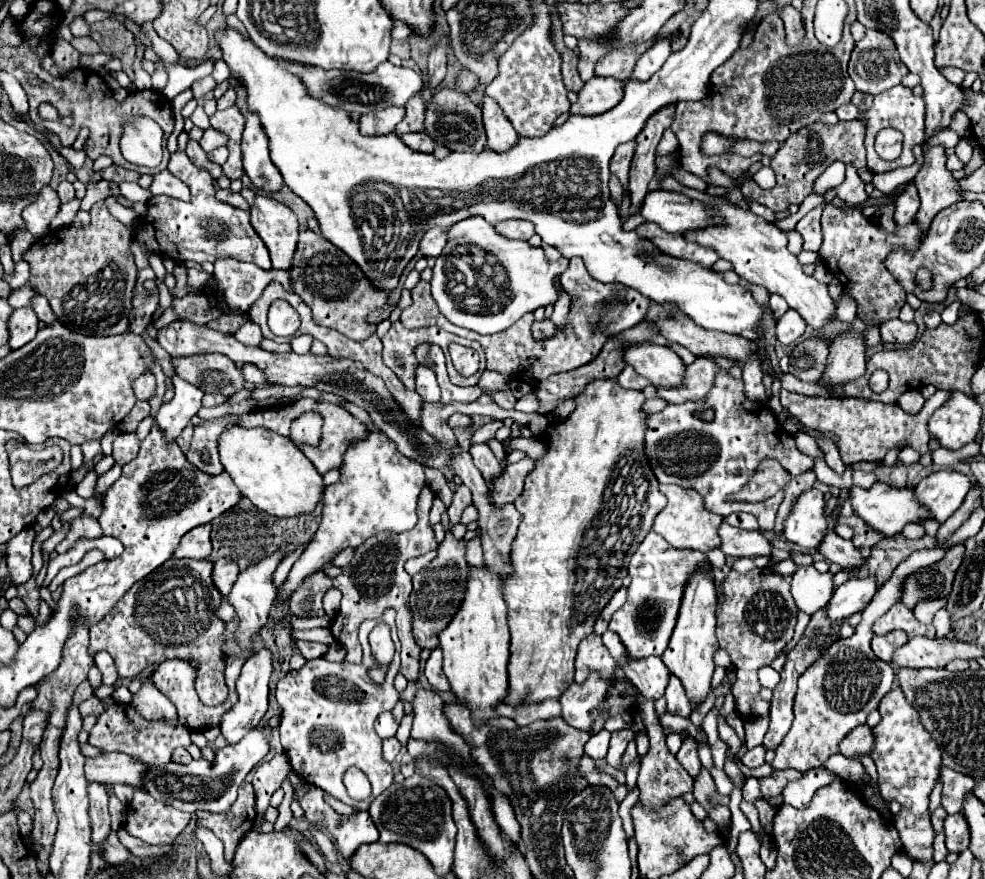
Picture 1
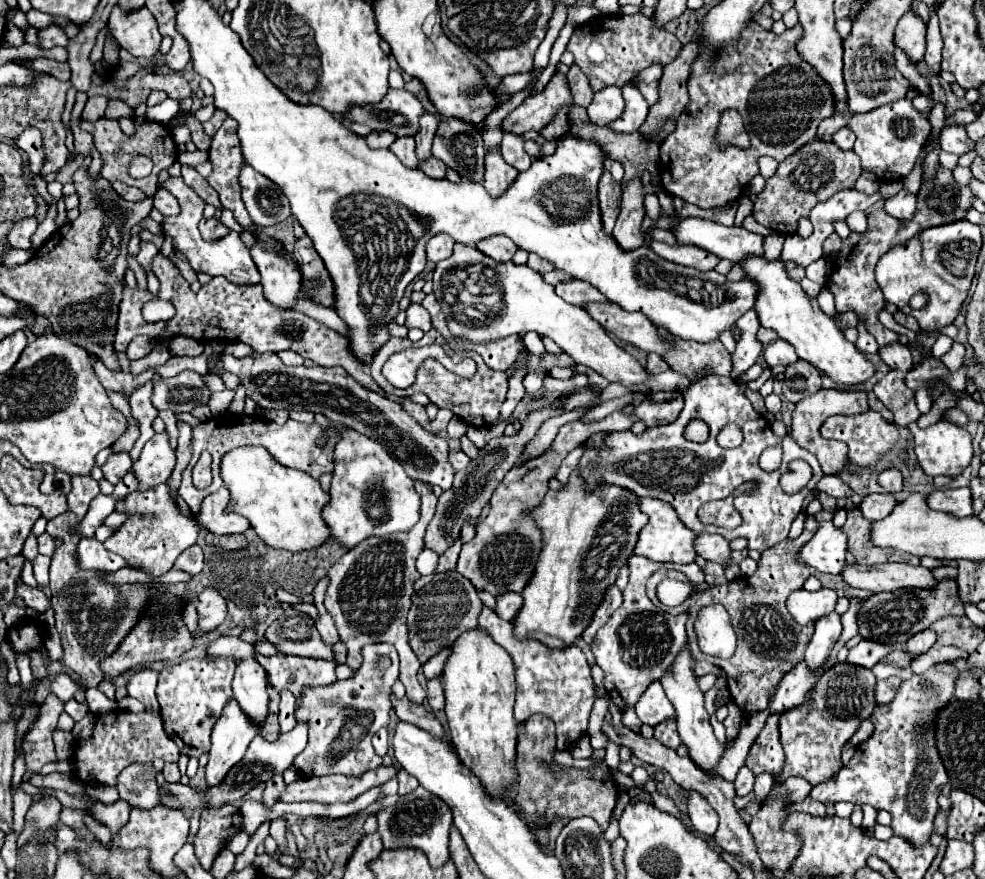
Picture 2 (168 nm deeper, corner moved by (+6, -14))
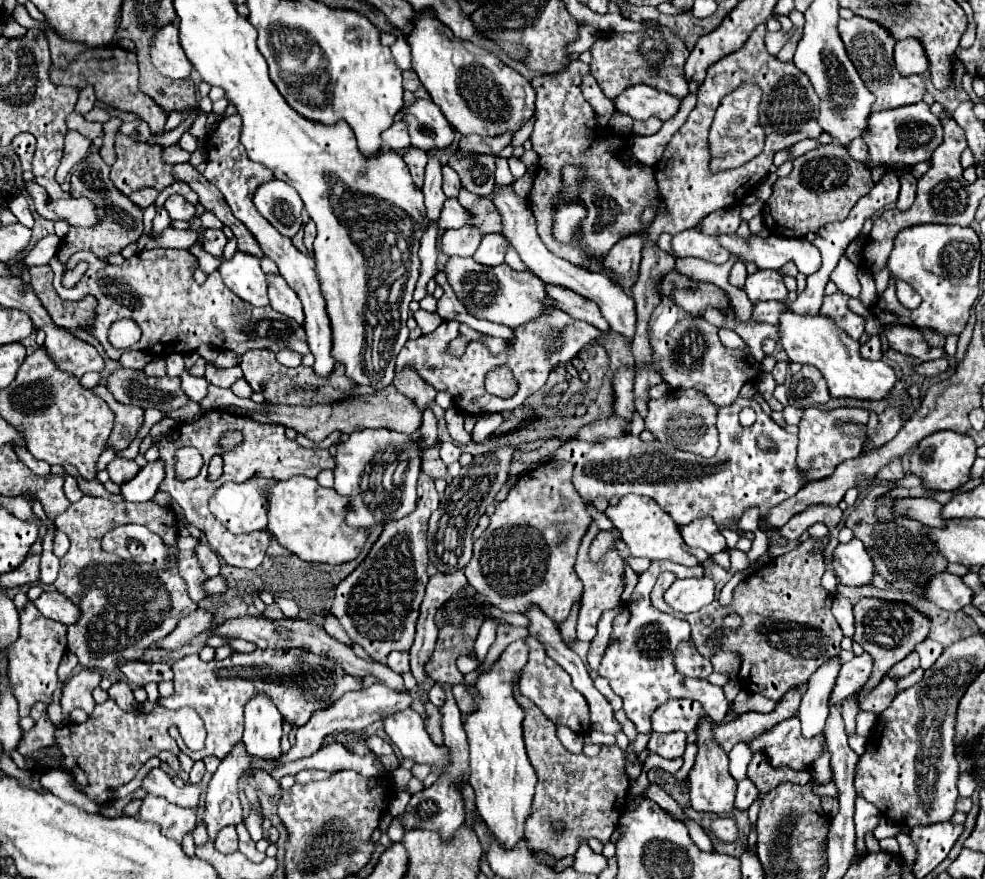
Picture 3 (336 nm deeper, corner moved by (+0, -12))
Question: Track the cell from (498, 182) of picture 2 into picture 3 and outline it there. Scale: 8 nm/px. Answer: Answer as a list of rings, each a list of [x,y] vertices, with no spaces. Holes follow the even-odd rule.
[[[500,186],[500,194],[494,200],[496,208],[500,210],[502,216],[502,226],[504,226],[504,236],[508,238],[508,242],[516,248],[516,252],[520,254],[520,258],[524,260],[524,264],[528,266],[530,272],[534,272],[540,280],[548,282],[548,284],[558,284],[564,288],[574,290],[580,296],[586,296],[588,300],[596,302],[598,308],[602,310],[602,316],[606,318],[606,322],[610,324],[610,330],[624,336],[628,344],[632,344],[634,332],[636,332],[636,312],[634,312],[634,300],[630,294],[626,294],[606,272],[590,272],[586,268],[574,266],[554,254],[548,252],[548,248],[542,244],[538,232],[536,232],[536,218],[530,212],[530,204],[528,200],[522,200],[514,194],[512,186]]]

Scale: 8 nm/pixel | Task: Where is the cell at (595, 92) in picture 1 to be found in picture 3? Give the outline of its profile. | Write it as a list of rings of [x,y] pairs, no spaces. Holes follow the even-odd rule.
[[[638,84],[622,92],[618,98],[614,98],[614,106],[618,112],[632,116],[634,120],[648,120],[652,116],[662,118],[664,122],[670,120],[678,108],[680,108],[678,98],[656,90],[648,84]]]

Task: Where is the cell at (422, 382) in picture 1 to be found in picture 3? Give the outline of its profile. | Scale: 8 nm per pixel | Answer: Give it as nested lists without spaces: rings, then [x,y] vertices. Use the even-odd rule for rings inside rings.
[[[432,410],[424,412],[424,422],[420,428],[420,436],[424,438],[426,446],[436,446],[438,444],[438,426],[436,426],[436,416]]]

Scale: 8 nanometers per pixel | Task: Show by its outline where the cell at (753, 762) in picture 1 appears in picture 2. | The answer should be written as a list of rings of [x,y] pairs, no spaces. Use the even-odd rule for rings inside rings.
[[[742,766],[742,770],[738,772],[738,776],[734,780],[734,786],[736,786],[736,796],[746,796],[746,794],[752,792],[754,774],[748,770],[748,766]]]

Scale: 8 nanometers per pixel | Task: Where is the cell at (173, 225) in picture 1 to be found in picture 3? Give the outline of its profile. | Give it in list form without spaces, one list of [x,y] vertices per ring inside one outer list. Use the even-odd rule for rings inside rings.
[[[236,252],[232,260],[220,260],[220,276],[236,296],[240,296],[252,306],[268,306],[266,274],[262,272],[260,260],[256,256]]]

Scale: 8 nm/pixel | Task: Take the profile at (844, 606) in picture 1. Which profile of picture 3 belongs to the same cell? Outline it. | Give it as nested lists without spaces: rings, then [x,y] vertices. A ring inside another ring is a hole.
[[[830,658],[810,676],[808,692],[804,694],[798,710],[804,738],[814,738],[824,732],[824,724],[828,716],[828,696],[834,688],[834,680],[838,672],[840,672],[838,658]]]

